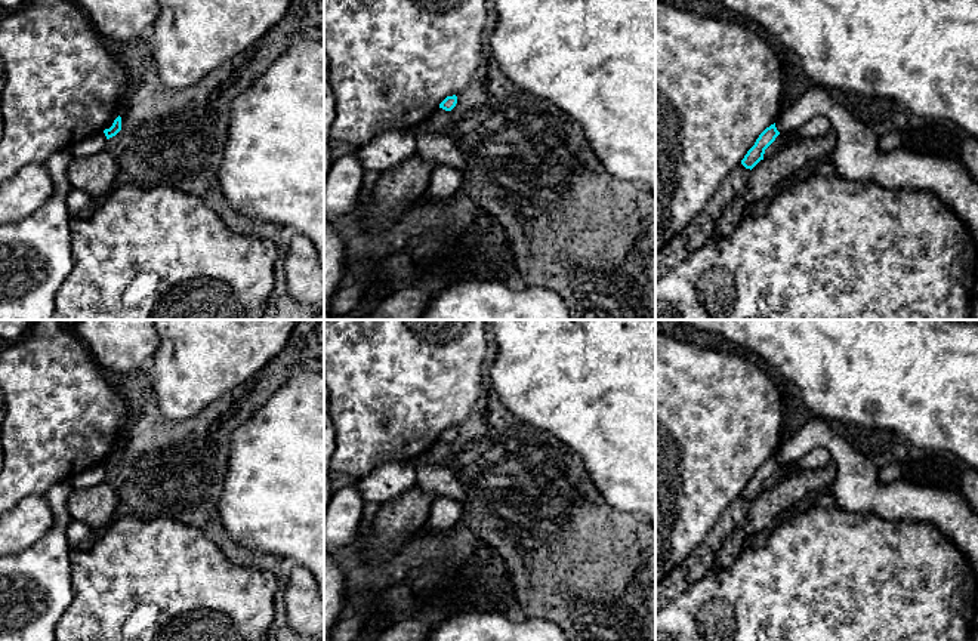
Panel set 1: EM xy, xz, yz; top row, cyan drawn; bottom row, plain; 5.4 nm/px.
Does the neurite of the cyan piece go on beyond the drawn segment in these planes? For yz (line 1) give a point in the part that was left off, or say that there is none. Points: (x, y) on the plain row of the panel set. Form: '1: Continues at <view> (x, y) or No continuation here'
1: No continuation here

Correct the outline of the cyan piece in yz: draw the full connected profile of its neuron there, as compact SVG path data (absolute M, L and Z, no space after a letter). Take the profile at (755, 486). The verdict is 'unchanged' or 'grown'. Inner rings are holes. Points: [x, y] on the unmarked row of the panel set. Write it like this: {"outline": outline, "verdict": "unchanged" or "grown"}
{"outline": "M775 454L766 459L759 469L756 471L755 477L747 483L741 496L746 500L753 500L761 491L763 491L765 481L775 472L780 463L775 459Z", "verdict": "unchanged"}

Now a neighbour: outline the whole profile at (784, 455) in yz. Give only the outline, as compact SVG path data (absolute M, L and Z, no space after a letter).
M811 417L792 438L780 441L775 459L795 463L815 447L826 447L837 466L829 493L848 512L892 521L922 521L947 536L968 558L978 580L978 512L960 490L914 484L904 478L883 484L879 468L823 417Z

